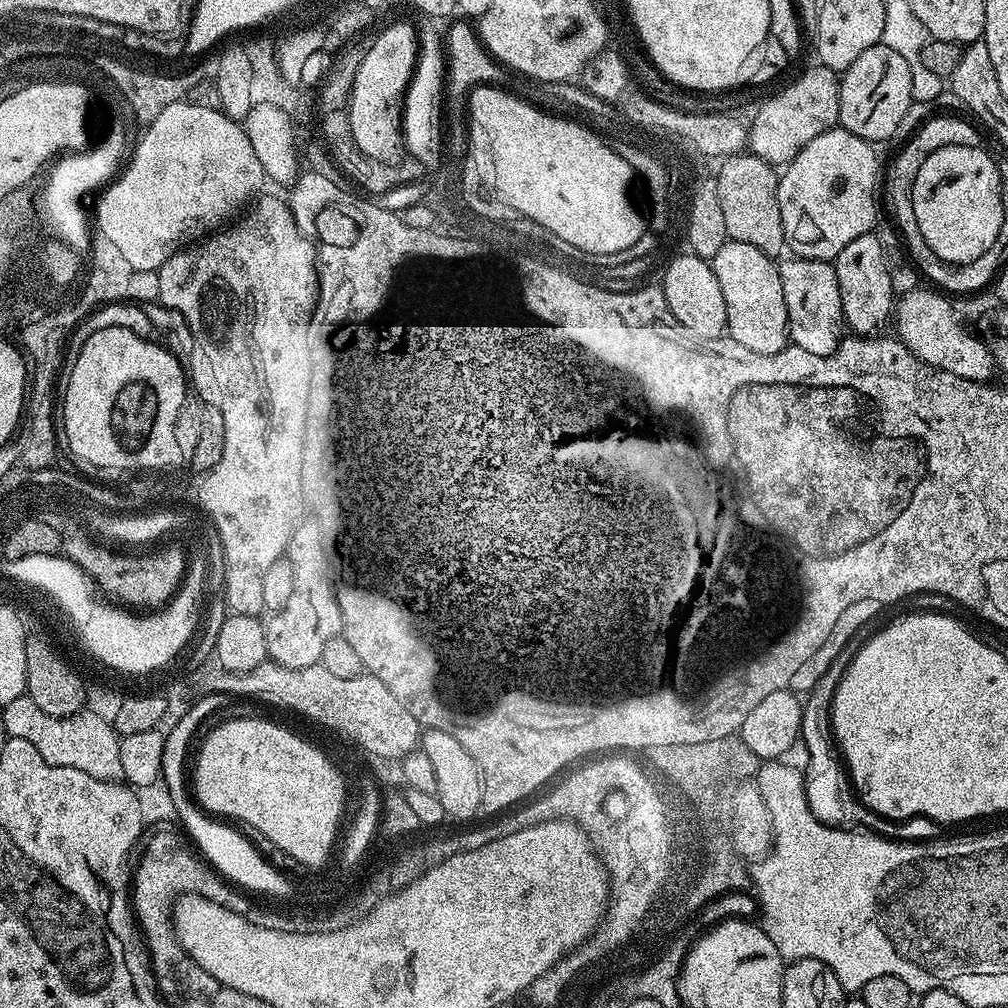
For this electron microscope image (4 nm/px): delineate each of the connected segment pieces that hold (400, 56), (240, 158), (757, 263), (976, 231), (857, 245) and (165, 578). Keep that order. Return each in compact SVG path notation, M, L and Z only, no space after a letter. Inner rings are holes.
M391 28L380 44L367 46L359 57L353 84L347 93L346 111L354 142L366 158L387 164L405 163L404 101L416 64L412 59L412 31L401 28Z
M185 98L166 106L158 118L154 118L152 124L143 129L144 132L135 141L130 152L130 159L123 165L122 171L99 193L100 201L96 204L96 218L94 214L94 224L102 236L106 237L114 244L119 259L133 272L155 272L164 265L177 250L189 242L199 241L217 230L223 229L241 211L240 207L266 184L266 177L262 170L262 162L254 154L254 146L250 146L250 138L246 138L246 130L243 123L232 120L226 112L219 107L211 108L208 104L191 104L191 99Z
M728 240L722 250L712 256L710 263L718 278L718 286L722 286L722 299L726 302L727 335L738 342L738 346L754 350L754 354L777 356L789 347L788 315L777 261L758 250L758 246Z
M942 146L942 150L934 150L926 162L922 162L922 170L914 178L912 187L912 205L918 230L922 230L922 238L926 238L926 246L934 250L934 254L944 263L953 266L973 264L990 246L994 246L998 232L1002 230L1003 204L1000 193L1000 171L996 168L996 160L983 147L974 146Z
M872 232L862 234L842 250L835 258L838 274L838 290L842 294L842 310L845 325L856 334L872 334L875 328L889 323L894 312L894 293L890 286L890 274L886 270L886 258L882 242Z
M72 540L72 544L68 544L68 560L77 564L109 601L128 610L165 607L179 590L186 571L181 556L177 555L176 546L164 546L164 556L155 556L152 552L149 559L125 560L108 556L108 551L100 551L92 544L84 544L84 540Z

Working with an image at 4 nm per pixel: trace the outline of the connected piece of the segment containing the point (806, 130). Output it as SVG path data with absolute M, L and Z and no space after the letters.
M815 66L816 68L808 68L793 84L788 84L778 94L772 94L767 97L772 106L774 106L774 114L766 112L766 122L770 130L766 130L766 138L762 134L762 138L758 140L750 140L750 150L758 150L762 154L766 154L764 161L773 166L787 166L790 161L795 158L802 150L802 146L806 146L806 142L814 142L814 138L818 138L818 134L822 134L827 128L837 127L840 119L840 76L833 72L832 69L823 66Z

